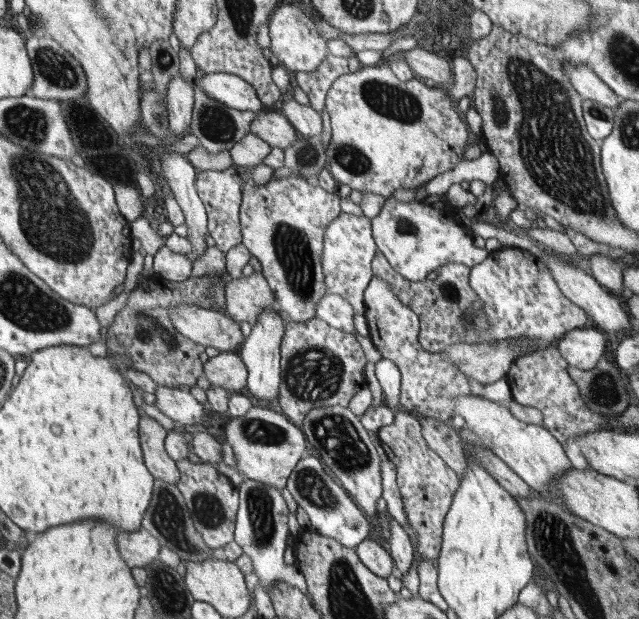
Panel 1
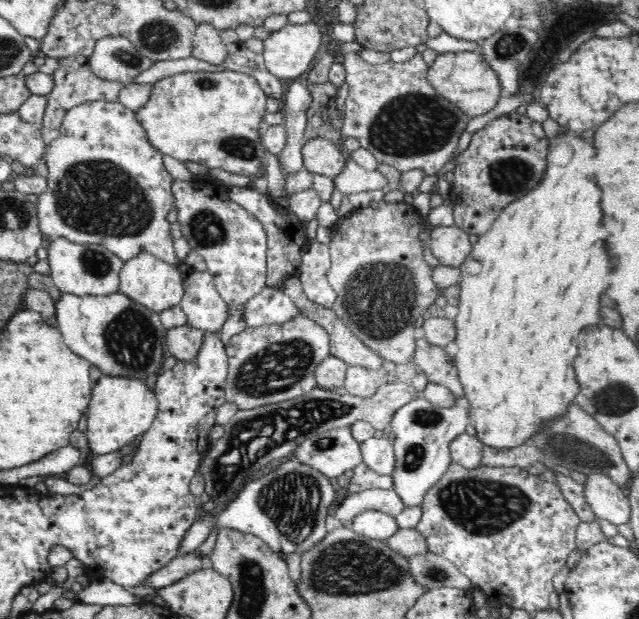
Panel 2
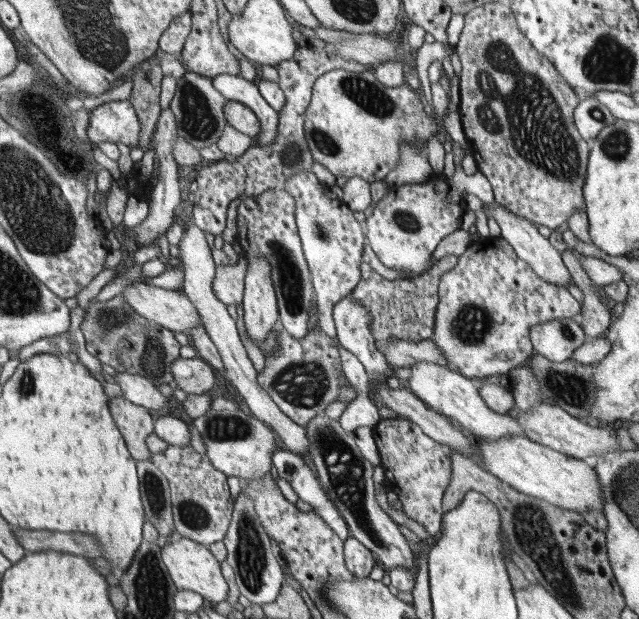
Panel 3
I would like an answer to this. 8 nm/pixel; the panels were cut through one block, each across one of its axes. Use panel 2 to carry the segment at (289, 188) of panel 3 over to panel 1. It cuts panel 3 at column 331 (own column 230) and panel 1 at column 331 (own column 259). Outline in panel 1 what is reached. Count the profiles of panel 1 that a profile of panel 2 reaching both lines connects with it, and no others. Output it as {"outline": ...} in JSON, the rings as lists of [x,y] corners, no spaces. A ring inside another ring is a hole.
{"outline":[[[341,212],[339,218],[328,223],[322,258],[323,272],[326,274],[326,294],[336,294],[344,298],[352,306],[356,315],[366,315],[363,295],[372,278],[370,262],[376,254],[376,244],[372,240],[372,230],[370,230],[370,219],[366,215],[357,216]]]}

